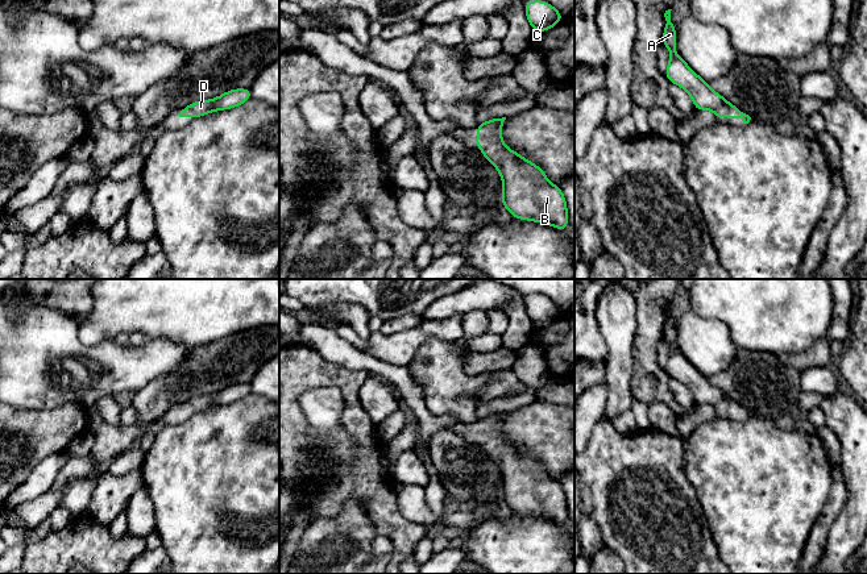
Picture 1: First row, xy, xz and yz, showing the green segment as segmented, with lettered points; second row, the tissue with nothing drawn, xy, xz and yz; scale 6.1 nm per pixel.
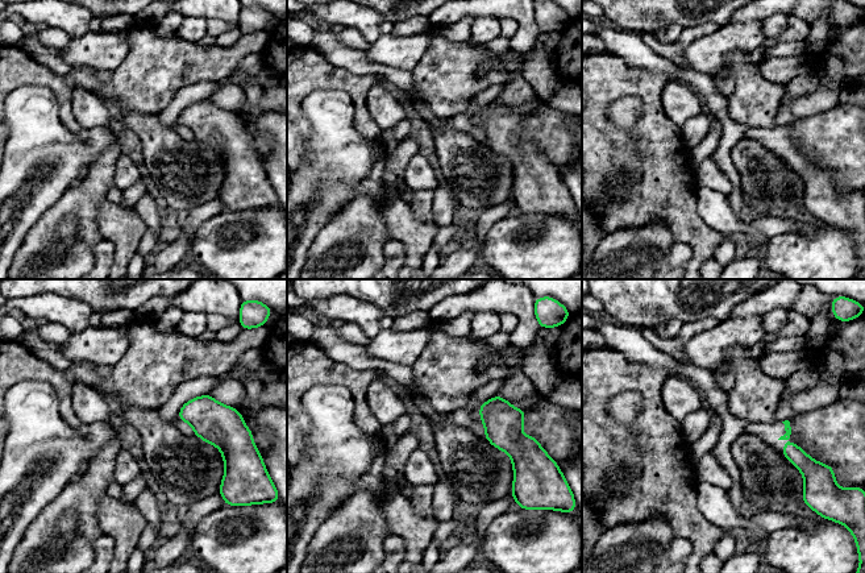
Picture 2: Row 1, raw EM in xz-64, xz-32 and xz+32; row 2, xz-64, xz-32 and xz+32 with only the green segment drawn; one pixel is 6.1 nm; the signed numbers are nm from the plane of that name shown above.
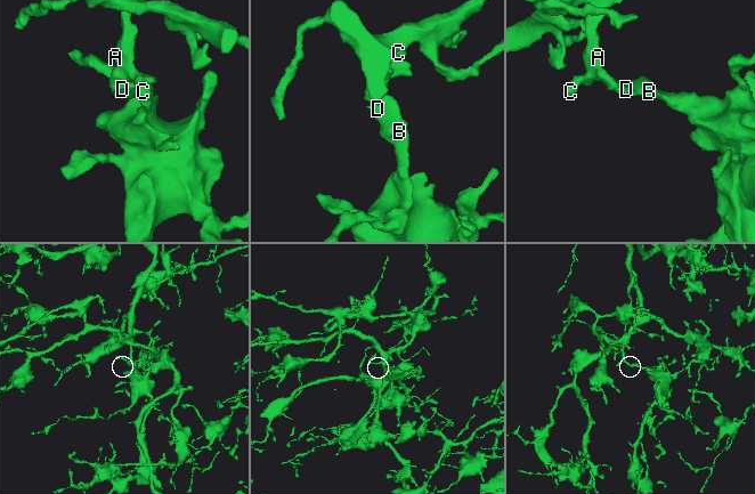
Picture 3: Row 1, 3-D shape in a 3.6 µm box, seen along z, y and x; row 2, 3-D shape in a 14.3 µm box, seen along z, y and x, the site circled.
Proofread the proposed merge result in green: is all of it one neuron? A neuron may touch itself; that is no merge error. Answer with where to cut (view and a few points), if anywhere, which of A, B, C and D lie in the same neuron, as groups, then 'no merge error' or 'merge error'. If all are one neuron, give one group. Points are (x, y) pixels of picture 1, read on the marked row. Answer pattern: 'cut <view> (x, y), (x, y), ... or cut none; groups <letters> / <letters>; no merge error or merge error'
cut none; groups A B C D; no merge error

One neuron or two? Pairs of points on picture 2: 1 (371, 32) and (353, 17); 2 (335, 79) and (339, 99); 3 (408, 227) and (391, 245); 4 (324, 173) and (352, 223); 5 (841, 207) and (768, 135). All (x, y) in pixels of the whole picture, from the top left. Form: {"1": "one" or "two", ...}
{"1": "one", "2": "two", "3": "two", "4": "two", "5": "one"}

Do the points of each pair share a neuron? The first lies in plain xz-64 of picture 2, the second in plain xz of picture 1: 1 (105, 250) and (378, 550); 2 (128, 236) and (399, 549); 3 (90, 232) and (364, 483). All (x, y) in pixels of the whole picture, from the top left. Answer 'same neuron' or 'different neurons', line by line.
1: same neuron
2: same neuron
3: different neurons

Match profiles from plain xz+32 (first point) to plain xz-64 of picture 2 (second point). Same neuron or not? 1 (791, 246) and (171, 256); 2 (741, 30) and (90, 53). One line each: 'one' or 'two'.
1: two
2: one

